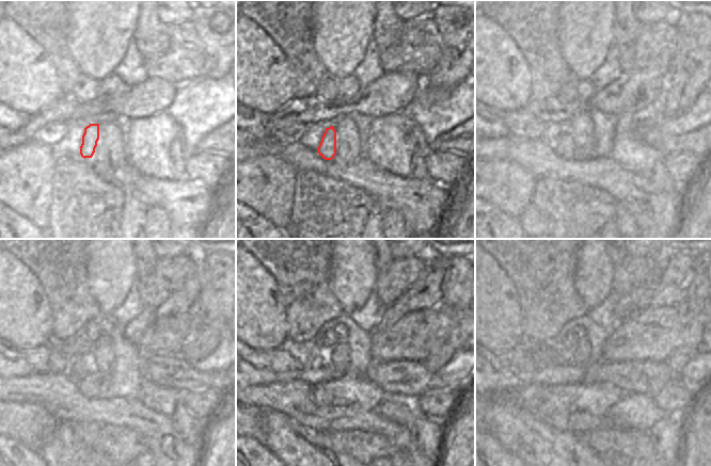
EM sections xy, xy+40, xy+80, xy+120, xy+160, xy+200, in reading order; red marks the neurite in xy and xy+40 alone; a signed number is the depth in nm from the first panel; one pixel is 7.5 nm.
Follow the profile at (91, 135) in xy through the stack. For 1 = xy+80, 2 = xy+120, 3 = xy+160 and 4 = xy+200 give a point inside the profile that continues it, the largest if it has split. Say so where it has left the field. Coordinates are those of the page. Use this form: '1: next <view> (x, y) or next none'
1: next xy+80 (565, 147)
2: next xy+120 (89, 386)
3: next xy+160 (318, 397)
4: next xy+200 (556, 408)

